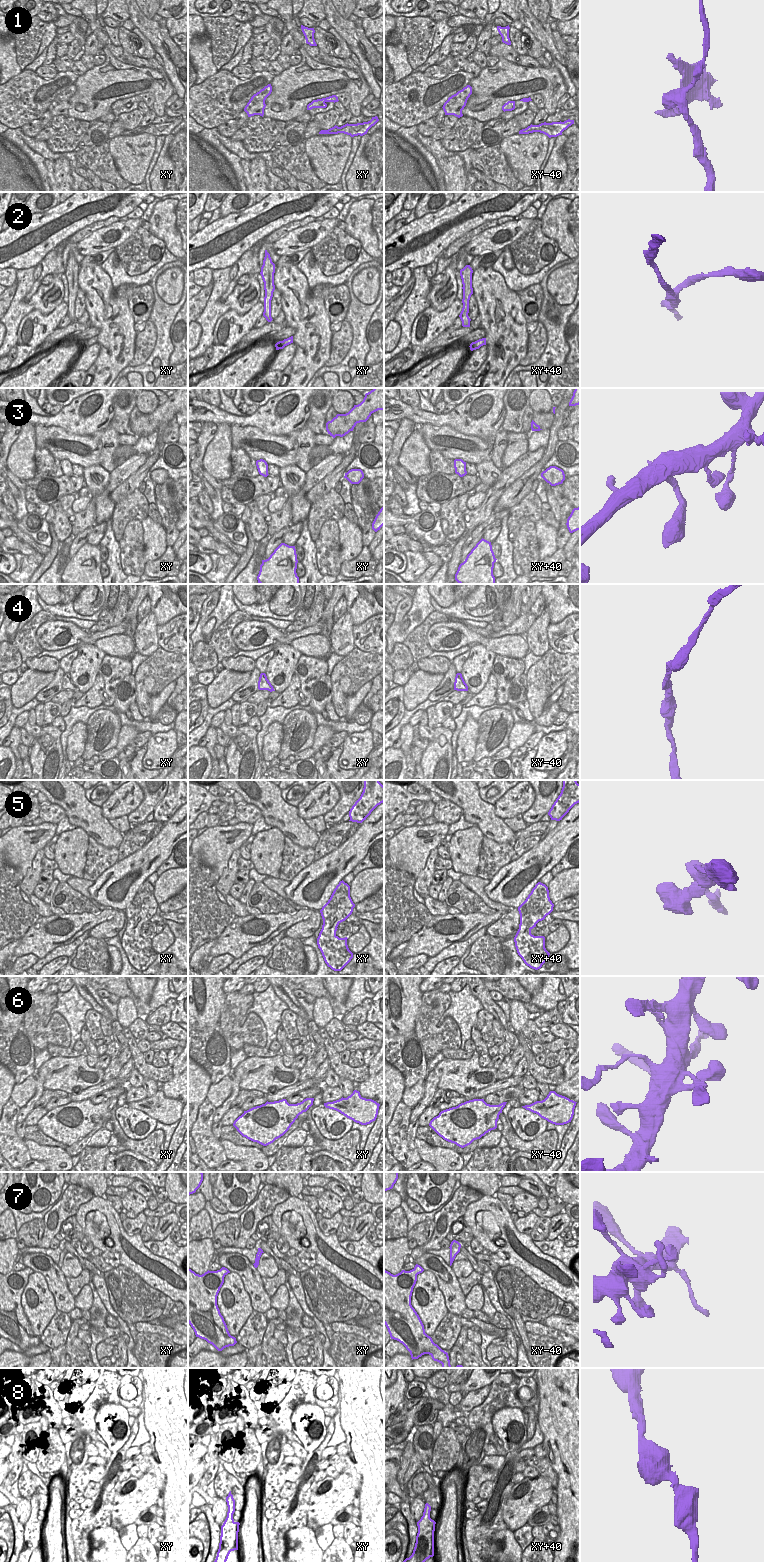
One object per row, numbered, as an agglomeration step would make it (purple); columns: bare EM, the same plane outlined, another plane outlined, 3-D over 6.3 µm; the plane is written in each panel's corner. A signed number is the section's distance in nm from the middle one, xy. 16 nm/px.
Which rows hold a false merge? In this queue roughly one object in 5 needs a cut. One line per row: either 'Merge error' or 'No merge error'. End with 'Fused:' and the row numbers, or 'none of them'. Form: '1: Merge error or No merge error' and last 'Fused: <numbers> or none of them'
1: Merge error
2: No merge error
3: No merge error
4: No merge error
5: No merge error
6: No merge error
7: No merge error
8: No merge error
Fused: 1

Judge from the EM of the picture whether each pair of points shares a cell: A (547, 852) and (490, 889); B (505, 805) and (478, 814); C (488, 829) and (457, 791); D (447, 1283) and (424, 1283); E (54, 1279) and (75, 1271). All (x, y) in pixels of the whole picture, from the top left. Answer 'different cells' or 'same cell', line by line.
A: same cell
B: different cells
C: same cell
D: different cells
E: different cells

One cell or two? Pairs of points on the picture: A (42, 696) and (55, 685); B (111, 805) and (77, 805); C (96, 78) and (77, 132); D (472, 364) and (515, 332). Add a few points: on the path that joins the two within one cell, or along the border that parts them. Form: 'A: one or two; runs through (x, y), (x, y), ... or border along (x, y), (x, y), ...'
A: one; runs through (45, 694), (52, 687)
B: two; border along (100, 807), (101, 813), (108, 820)
C: two; border along (67, 116), (89, 122)
D: two; border along (486, 344), (487, 358), (473, 372)

